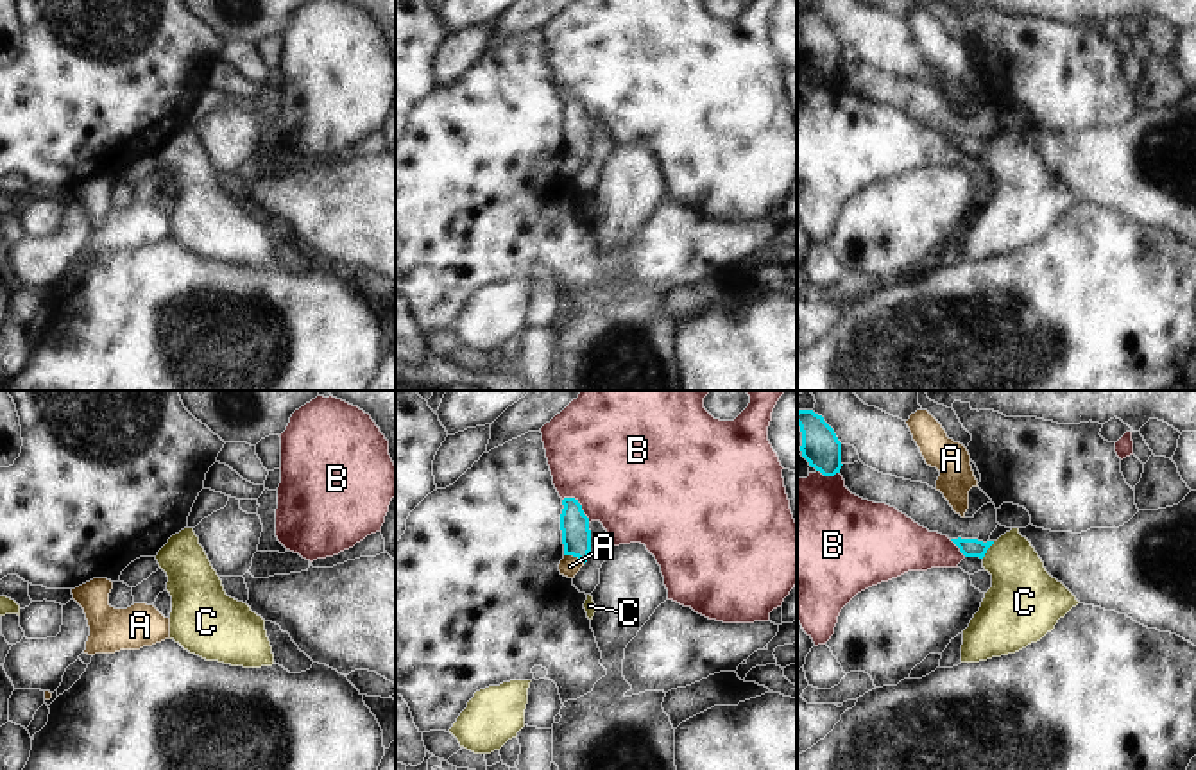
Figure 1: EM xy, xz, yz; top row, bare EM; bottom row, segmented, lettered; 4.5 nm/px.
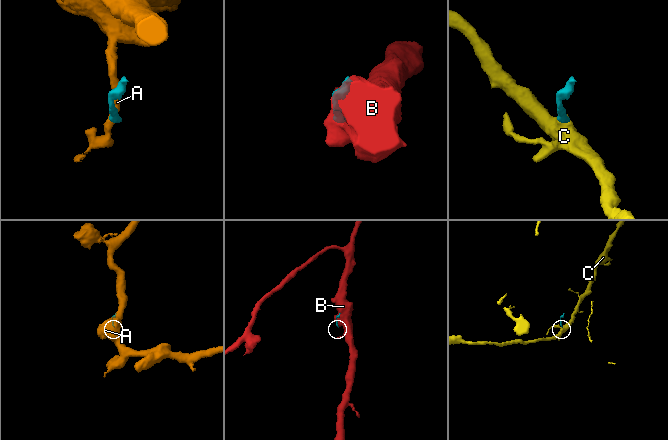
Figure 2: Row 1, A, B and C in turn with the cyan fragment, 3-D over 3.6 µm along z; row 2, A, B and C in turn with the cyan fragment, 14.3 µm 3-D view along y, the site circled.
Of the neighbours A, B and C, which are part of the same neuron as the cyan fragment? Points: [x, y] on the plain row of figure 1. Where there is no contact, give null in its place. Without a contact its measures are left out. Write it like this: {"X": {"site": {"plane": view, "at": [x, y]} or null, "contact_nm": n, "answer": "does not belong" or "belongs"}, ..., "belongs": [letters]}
{"A": {"site": {"plane": "xz", "at": [575, 154]}, "contact_nm": 100, "answer": "does not belong"}, "B": {"site": {"plane": "xz", "at": [580, 104]}, "contact_nm": 170, "answer": "does not belong"}, "C": {"site": {"plane": "yz", "at": [987, 147]}, "contact_nm": 100, "answer": "belongs"}, "belongs": ["C"]}

